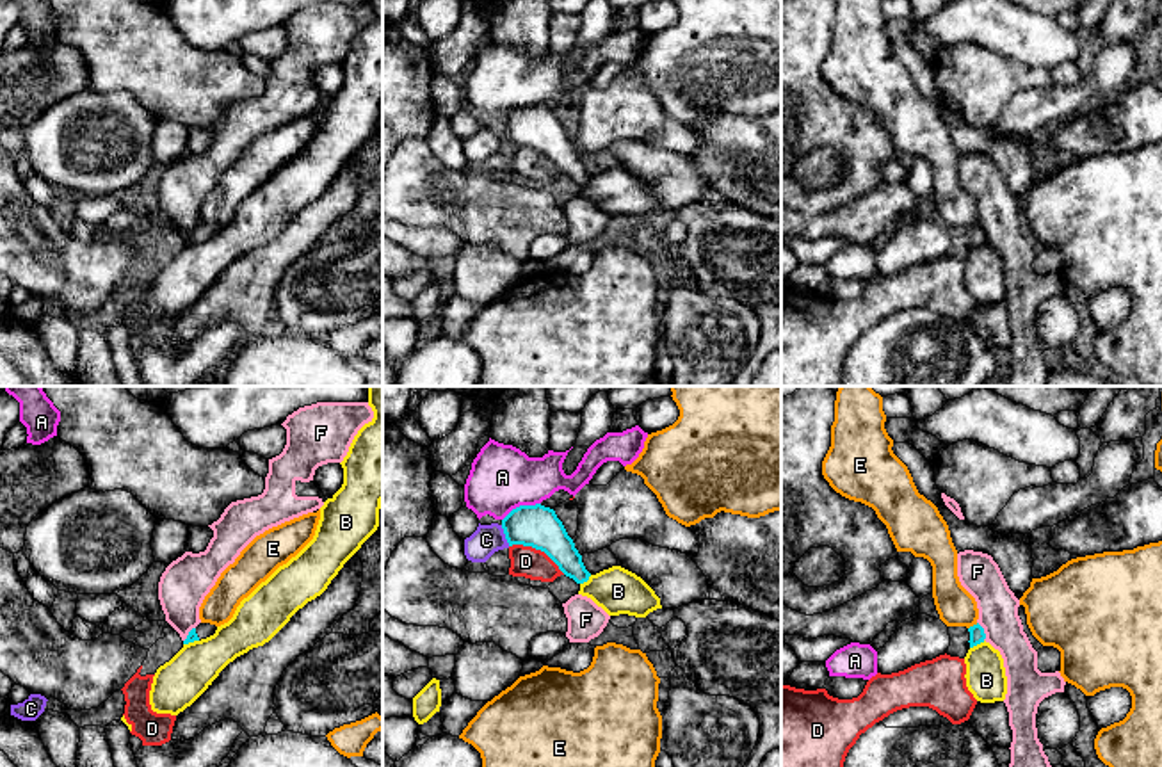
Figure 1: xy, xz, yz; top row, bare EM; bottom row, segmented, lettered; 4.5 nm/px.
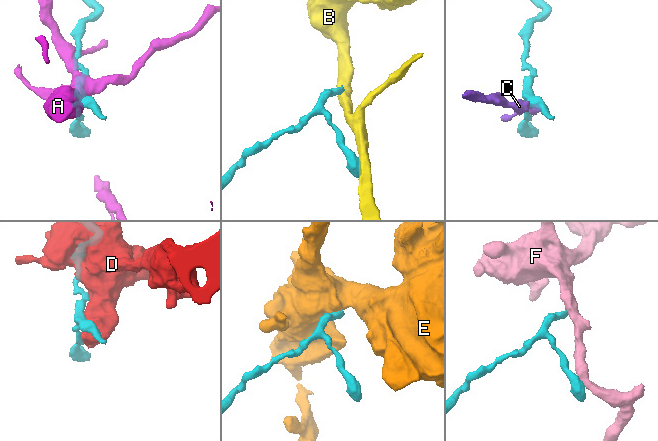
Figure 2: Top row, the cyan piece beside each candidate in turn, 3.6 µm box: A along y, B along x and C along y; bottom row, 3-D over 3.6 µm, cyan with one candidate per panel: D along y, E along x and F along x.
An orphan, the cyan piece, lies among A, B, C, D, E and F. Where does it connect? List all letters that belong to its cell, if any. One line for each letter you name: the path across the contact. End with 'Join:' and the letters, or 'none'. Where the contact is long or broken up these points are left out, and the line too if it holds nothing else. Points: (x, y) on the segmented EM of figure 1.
Join: none

